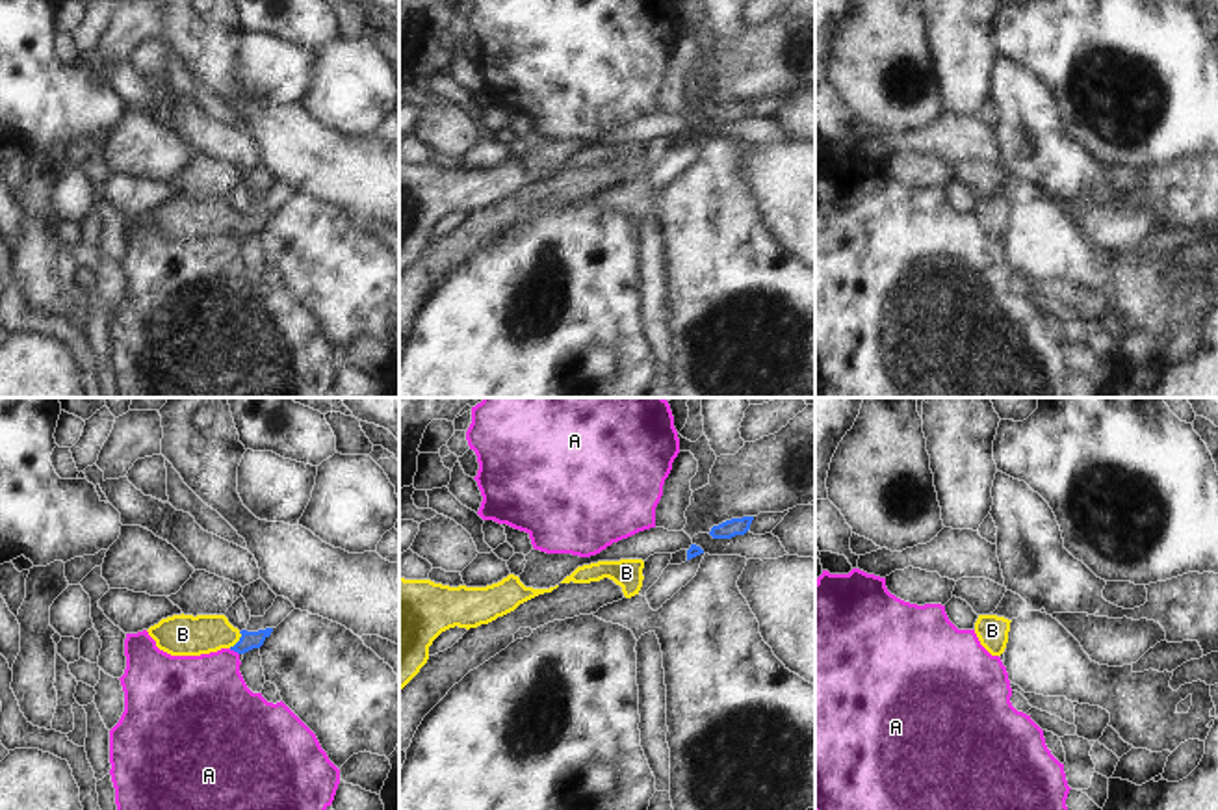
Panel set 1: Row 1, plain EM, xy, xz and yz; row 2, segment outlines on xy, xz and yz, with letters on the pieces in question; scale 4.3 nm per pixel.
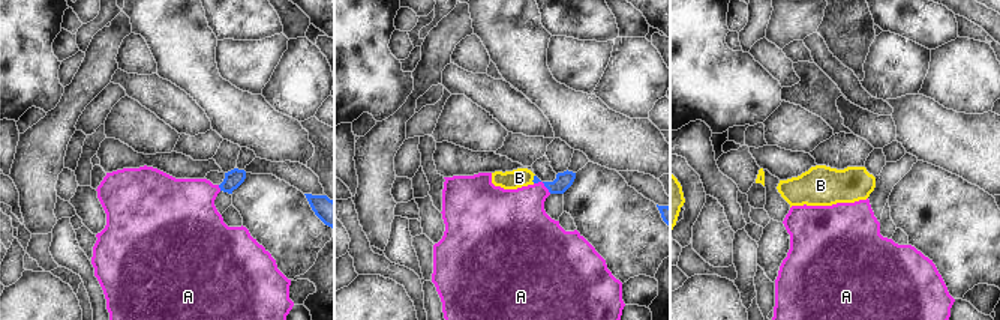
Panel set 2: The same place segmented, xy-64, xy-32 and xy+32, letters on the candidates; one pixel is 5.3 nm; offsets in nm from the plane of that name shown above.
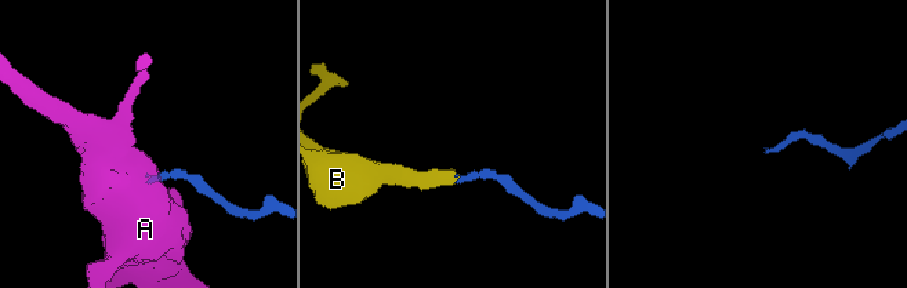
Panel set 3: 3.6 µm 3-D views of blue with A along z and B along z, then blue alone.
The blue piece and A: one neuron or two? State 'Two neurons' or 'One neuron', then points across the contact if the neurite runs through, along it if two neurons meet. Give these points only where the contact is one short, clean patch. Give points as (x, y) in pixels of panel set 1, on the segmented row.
Two neurons. Boundary: xy (229, 649), (238, 654).

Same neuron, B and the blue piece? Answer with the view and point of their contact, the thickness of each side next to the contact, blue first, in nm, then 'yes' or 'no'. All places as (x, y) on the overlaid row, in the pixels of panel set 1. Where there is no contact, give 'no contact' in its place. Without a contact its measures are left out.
meets blue in xy at (238, 641); 80 nm thick on the blue side, 180 nm on the other; yes

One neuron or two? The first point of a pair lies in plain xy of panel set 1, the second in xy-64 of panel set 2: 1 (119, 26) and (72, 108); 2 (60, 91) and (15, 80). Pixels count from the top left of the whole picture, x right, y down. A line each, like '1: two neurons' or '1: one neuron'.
1: one neuron
2: one neuron

